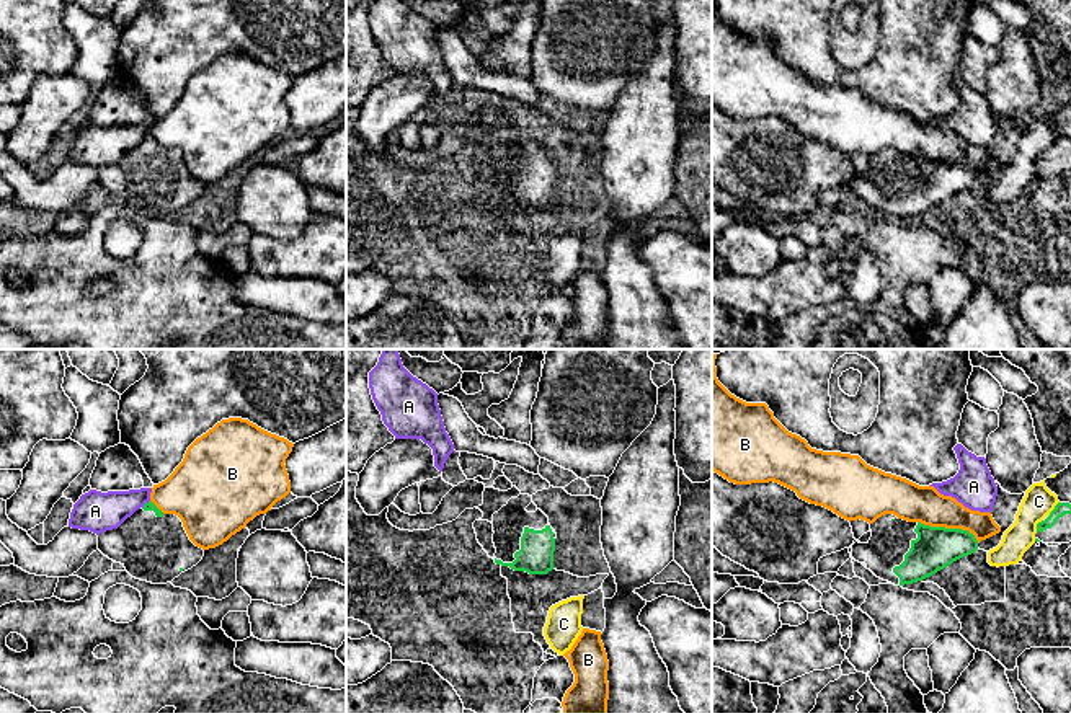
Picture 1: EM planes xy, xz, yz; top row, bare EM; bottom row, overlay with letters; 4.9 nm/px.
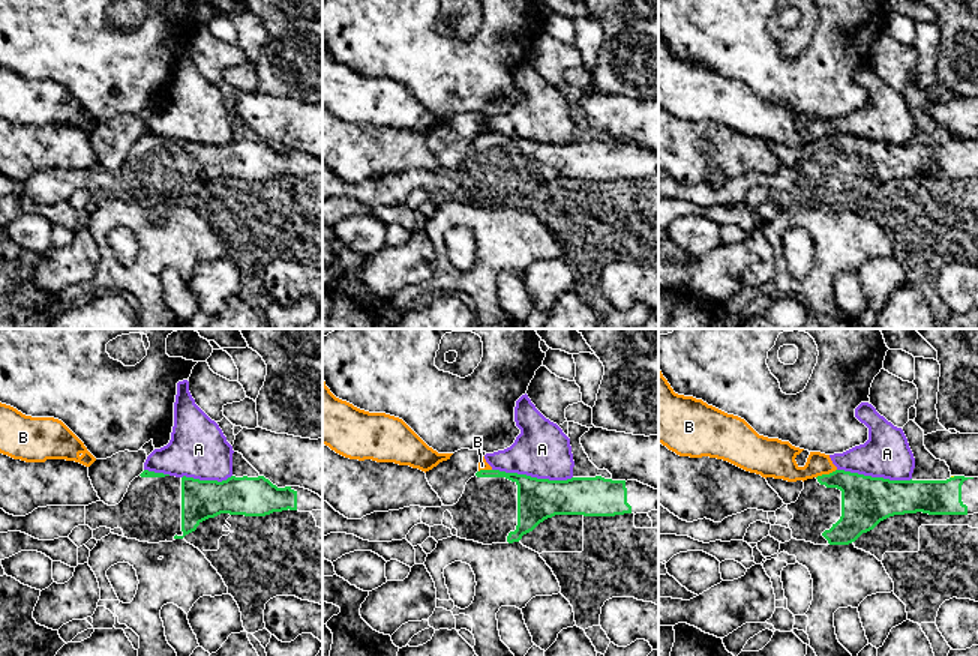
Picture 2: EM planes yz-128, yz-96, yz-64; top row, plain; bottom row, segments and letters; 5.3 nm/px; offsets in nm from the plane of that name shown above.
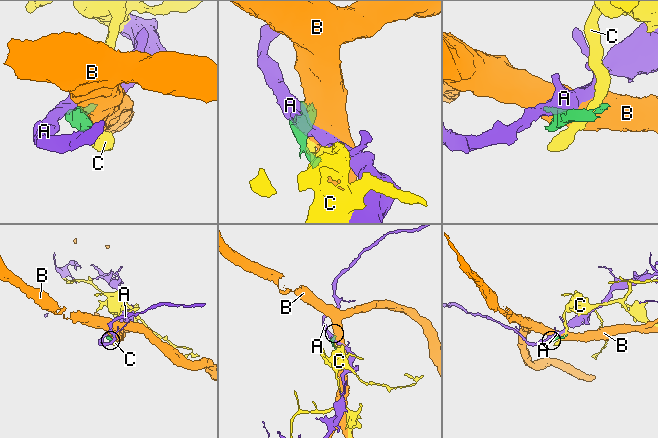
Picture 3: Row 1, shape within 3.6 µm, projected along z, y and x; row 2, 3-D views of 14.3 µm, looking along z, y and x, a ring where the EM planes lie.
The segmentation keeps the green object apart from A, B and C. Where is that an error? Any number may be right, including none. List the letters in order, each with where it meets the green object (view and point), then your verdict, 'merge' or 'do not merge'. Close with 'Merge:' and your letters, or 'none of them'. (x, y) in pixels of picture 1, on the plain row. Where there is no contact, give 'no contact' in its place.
A: xy (144, 139) | do not merge
B: yz (949, 163) | do not merge
C: yz (1037, 160) | do not merge
Merge: none of them

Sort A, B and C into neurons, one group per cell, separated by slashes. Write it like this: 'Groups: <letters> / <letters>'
Groups: A / B / C

